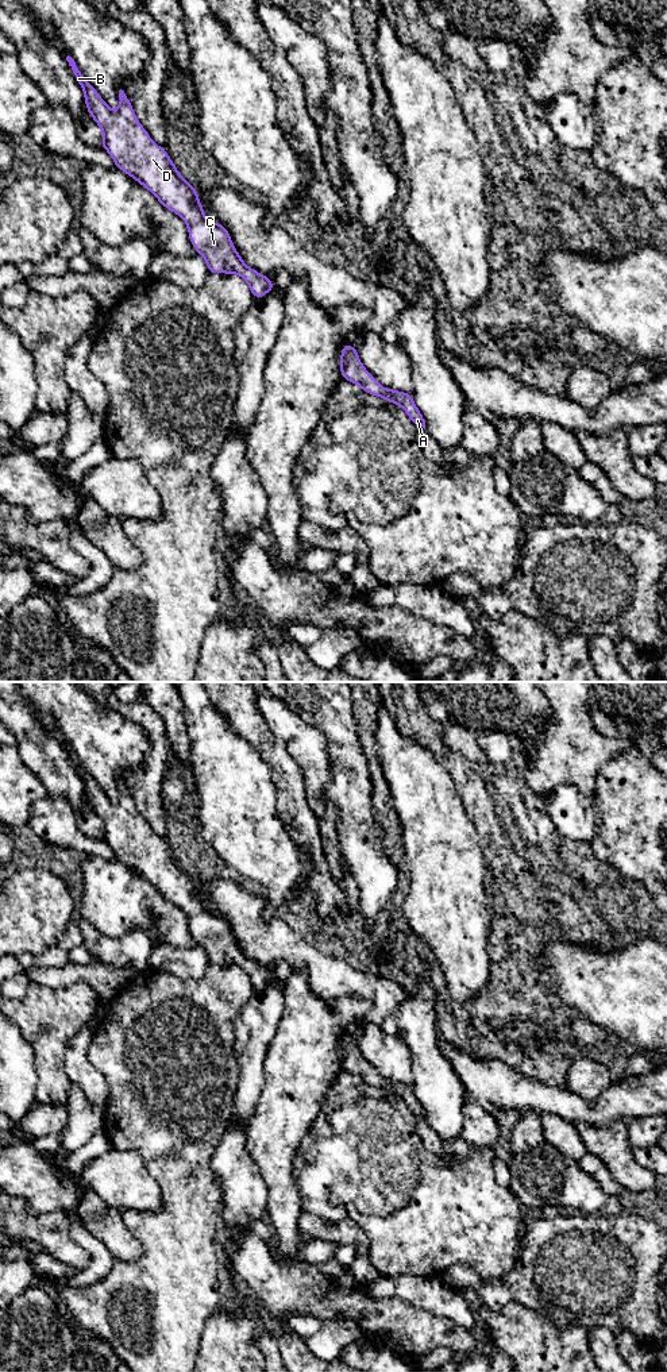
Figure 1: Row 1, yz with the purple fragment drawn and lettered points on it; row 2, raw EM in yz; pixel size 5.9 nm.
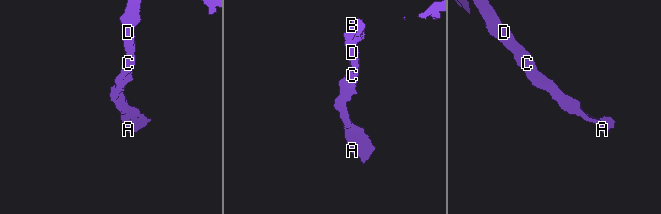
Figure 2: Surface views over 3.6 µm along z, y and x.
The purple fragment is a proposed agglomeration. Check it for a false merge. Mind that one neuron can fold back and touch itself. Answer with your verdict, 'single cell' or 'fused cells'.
single cell

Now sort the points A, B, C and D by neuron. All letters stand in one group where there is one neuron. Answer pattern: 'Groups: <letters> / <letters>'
Groups: A B C D

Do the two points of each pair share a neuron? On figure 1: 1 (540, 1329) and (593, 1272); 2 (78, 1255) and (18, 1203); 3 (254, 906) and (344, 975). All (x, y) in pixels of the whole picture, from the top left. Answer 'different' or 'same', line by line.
1: different
2: same
3: same

